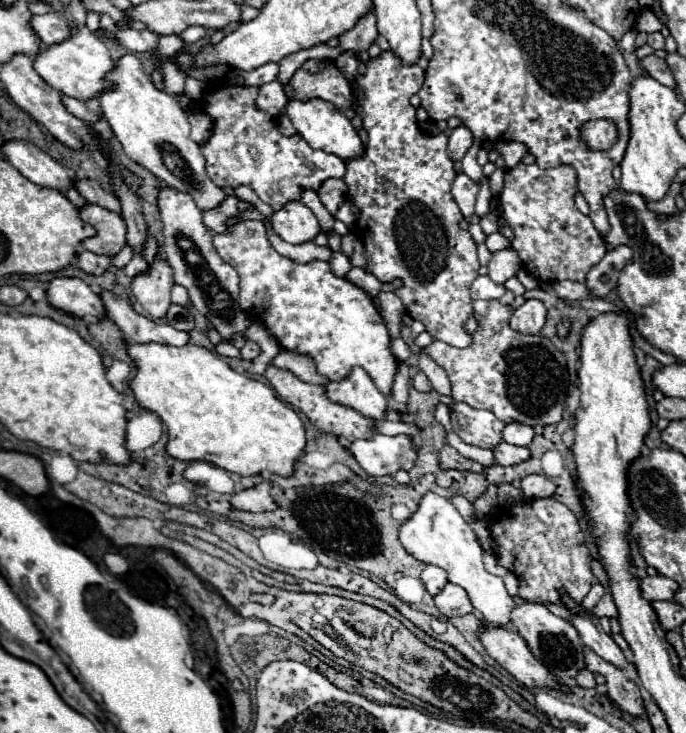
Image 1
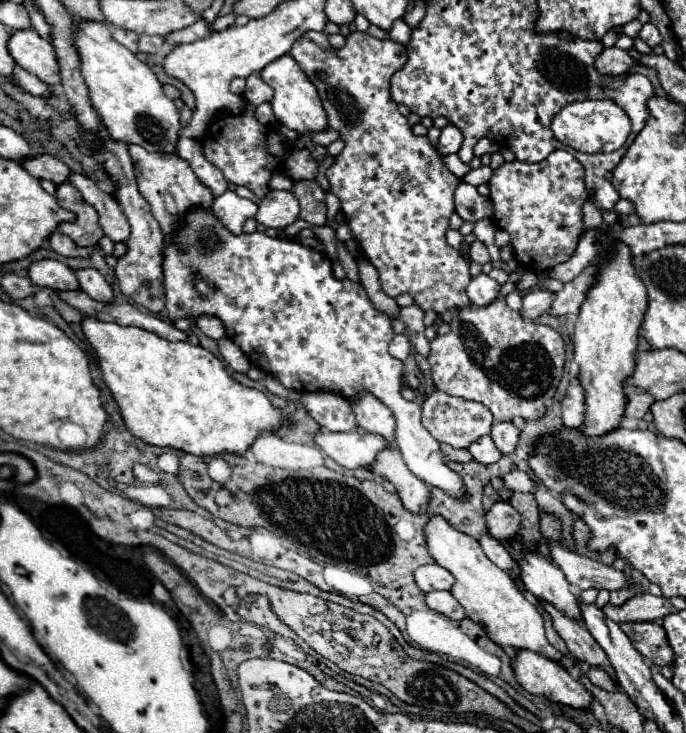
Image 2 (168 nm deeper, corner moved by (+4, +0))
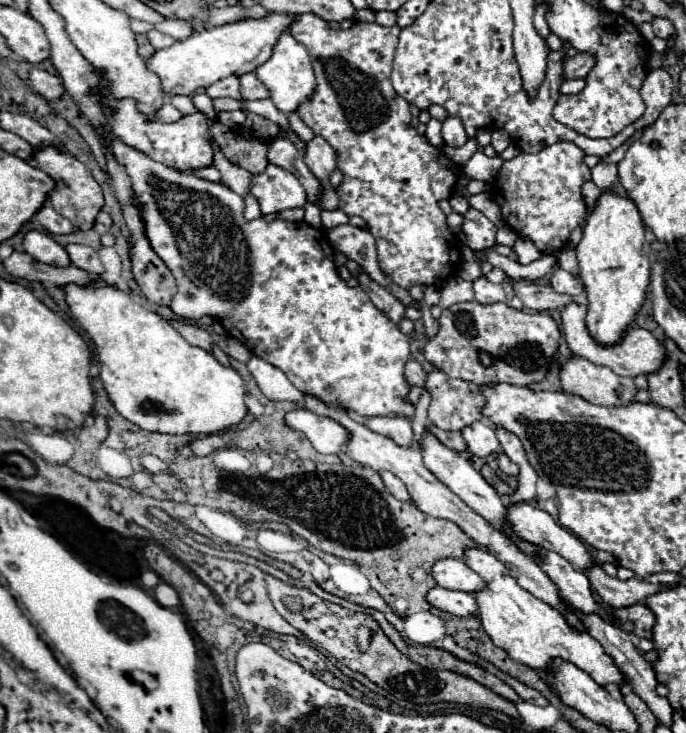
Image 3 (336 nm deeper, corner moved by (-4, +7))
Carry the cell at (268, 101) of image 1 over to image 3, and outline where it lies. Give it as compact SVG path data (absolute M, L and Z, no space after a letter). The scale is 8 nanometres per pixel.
M254 73L242 75L240 85L242 85L244 99L268 99L270 97L270 93L266 93L266 85L262 85L262 81L258 81L258 77L254 77Z

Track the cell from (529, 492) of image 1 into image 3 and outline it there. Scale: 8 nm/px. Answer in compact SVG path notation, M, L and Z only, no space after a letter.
M504 453L498 457L498 465L500 465L500 469L506 473L506 475L512 475L512 477L518 477L518 473L520 473L520 467L516 465L516 463L512 463Z

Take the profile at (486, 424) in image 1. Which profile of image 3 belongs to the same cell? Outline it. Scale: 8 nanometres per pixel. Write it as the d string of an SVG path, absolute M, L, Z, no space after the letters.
M442 371L428 375L424 385L430 395L428 419L432 425L446 431L462 431L466 425L484 419L482 417L482 393L478 393L468 381L452 379Z

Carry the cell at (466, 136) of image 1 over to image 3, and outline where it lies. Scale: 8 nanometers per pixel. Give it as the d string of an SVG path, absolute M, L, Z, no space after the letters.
M448 117L442 123L442 139L450 147L462 147L468 141L464 125L462 125L462 121L458 117Z

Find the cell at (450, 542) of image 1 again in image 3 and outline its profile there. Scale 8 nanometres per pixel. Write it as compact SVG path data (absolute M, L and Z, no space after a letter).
M470 547L466 549L462 559L472 571L476 571L486 581L486 589L474 593L484 631L494 641L494 645L504 649L514 661L532 669L548 669L550 659L558 657L586 671L598 685L606 683L622 685L622 675L618 667L612 663L612 659L604 653L602 645L588 633L572 629L566 623L566 619L548 603L534 597L532 593L526 593L526 589L522 589L514 581L506 565L502 565L502 561L498 561L490 551Z

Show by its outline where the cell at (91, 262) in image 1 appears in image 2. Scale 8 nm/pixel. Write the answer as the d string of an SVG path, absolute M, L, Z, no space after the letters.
M54 230L54 232L50 234L48 244L50 244L52 250L56 250L56 252L62 254L62 256L88 256L88 254L90 254L88 248L82 248L82 246L74 244L68 236L60 234L58 230Z

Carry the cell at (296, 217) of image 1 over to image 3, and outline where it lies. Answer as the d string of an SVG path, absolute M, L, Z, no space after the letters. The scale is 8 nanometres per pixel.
M268 165L264 173L254 175L250 181L250 193L260 201L262 215L304 207L306 203L302 183L278 165Z

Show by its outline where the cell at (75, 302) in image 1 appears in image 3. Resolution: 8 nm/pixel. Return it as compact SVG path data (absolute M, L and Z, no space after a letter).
M30 231L24 237L24 249L30 253L36 261L42 261L46 265L58 265L66 267L70 265L70 257L62 245L58 245L50 235Z

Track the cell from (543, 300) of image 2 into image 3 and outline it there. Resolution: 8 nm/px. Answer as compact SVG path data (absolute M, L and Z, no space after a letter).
M556 269L552 279L550 279L550 287L556 291L556 293L568 293L572 297L578 297L584 293L584 287L580 283L580 279L576 279L574 275L570 275L568 271L564 269Z

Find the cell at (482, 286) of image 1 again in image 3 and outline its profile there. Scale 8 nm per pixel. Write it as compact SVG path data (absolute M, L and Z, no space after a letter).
M482 275L474 281L474 299L478 303L496 303L496 301L506 301L506 295L500 283L492 283Z

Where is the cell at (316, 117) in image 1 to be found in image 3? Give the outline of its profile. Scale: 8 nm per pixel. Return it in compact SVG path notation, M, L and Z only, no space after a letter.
M284 33L278 39L278 43L274 45L272 57L256 69L256 75L268 87L270 99L282 113L296 111L298 105L302 105L302 101L306 101L306 97L310 97L310 93L314 93L314 71L312 71L310 55L308 55L306 47L302 43L298 43L290 33Z

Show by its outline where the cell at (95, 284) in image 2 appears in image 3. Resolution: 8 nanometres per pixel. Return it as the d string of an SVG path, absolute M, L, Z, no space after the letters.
M68 245L66 251L68 251L70 261L72 261L74 267L84 269L90 275L102 275L104 273L104 267L102 267L102 263L98 259L98 253L92 247L86 247L86 245Z

